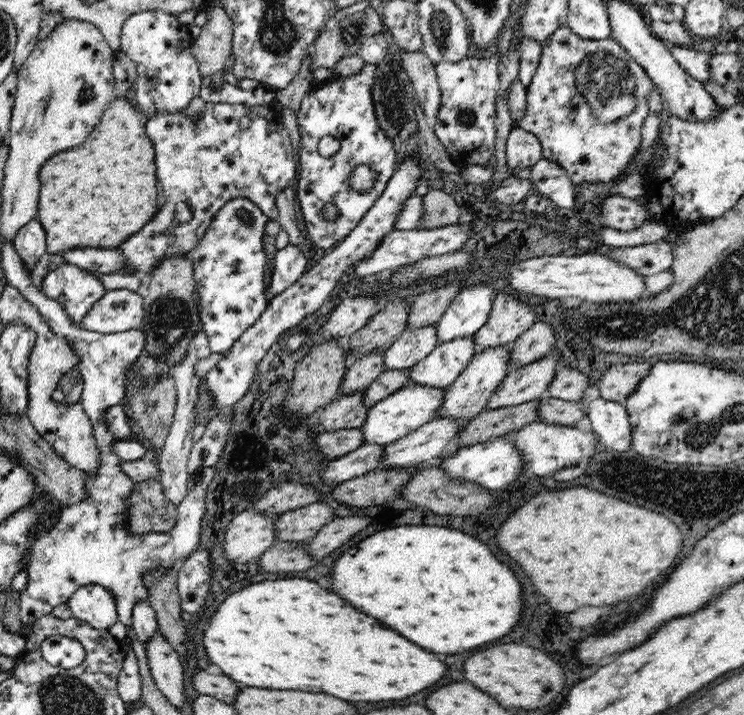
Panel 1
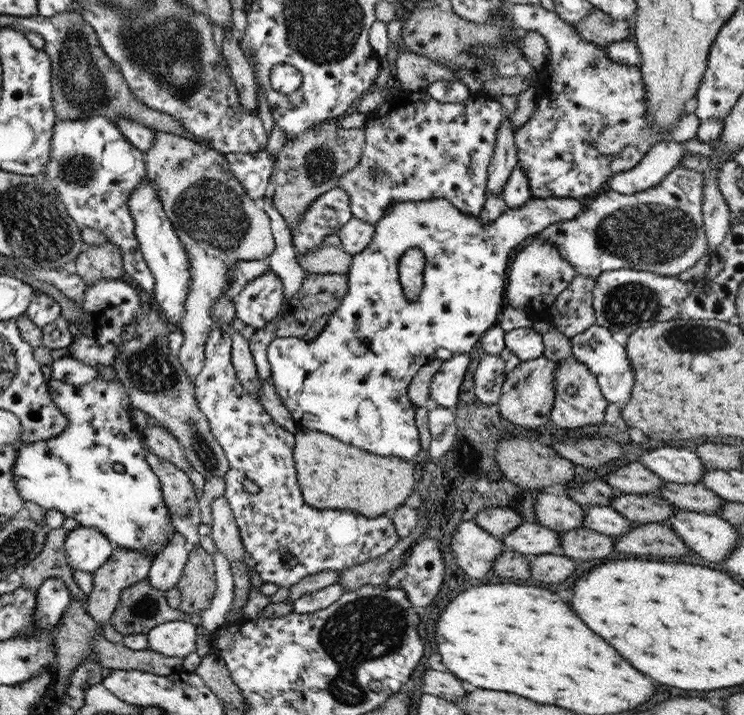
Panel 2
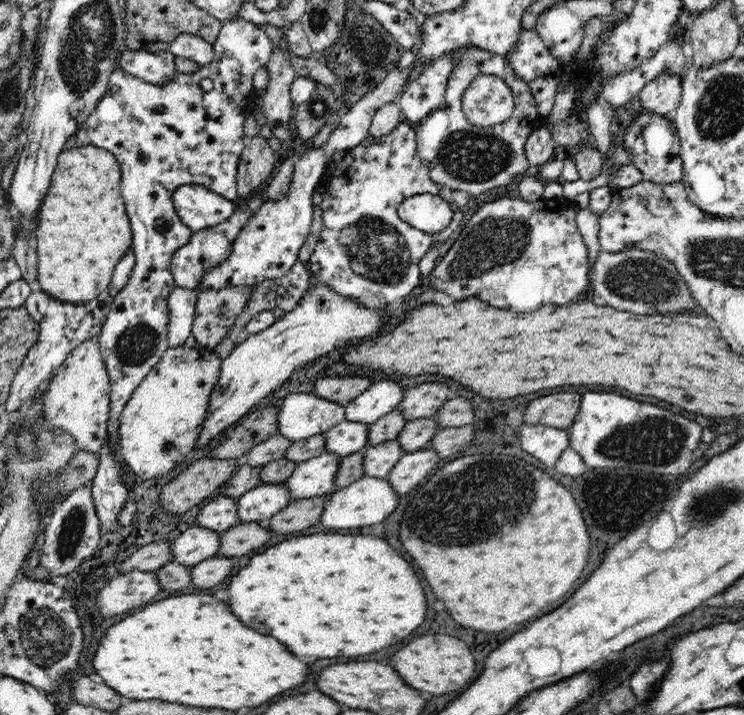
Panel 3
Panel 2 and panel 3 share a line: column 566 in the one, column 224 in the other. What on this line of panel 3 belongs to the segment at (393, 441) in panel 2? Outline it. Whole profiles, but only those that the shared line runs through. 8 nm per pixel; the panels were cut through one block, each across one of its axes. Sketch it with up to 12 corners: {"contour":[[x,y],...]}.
{"contour":[[200,184],[179,186],[178,220],[193,232],[224,222],[236,204]]}

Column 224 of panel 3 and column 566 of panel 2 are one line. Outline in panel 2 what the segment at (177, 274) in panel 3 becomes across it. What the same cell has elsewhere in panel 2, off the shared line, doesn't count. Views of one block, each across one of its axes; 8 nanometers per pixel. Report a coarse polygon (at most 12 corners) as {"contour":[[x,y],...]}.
{"contour":[[703,175],[589,196],[541,229],[577,276],[677,276],[705,255]]}

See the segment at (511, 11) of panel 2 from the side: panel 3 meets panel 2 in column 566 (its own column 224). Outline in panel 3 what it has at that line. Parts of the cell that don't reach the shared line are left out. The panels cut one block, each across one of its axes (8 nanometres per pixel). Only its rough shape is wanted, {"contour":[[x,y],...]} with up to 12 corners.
{"contour":[[262,25],[168,84],[116,69],[74,134],[116,157],[132,277],[99,334],[107,434],[170,347],[179,186],[238,199]]}

